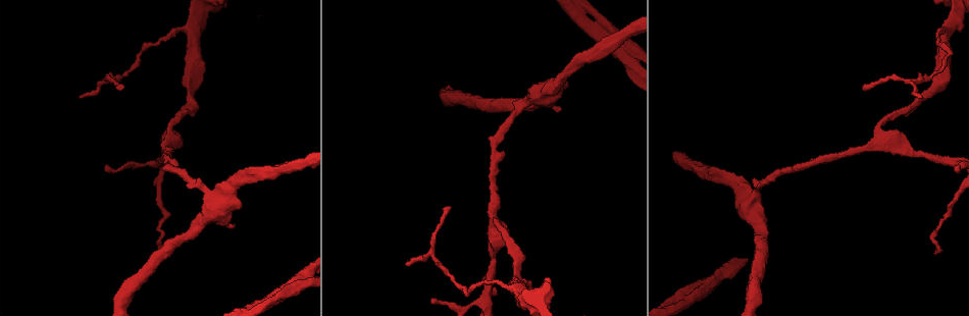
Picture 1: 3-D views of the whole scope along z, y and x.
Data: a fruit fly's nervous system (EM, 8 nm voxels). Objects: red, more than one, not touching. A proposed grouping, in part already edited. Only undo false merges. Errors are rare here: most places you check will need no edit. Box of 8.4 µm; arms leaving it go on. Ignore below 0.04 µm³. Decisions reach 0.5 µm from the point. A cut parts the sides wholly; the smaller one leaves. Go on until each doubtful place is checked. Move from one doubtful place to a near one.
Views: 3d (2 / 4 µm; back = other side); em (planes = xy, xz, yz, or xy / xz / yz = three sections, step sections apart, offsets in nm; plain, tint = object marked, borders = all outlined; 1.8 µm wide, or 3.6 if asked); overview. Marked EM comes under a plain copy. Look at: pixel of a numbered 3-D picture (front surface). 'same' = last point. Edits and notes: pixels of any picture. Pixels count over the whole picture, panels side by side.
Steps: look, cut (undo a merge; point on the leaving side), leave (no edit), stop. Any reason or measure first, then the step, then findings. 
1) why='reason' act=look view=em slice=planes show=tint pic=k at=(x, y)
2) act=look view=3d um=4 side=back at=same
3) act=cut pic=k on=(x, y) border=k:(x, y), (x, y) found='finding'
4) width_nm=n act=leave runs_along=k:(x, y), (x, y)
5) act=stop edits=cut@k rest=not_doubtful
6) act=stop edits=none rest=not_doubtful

act=look view=em slice=xy step=16 show=tint pic=1 at=(627, 59)

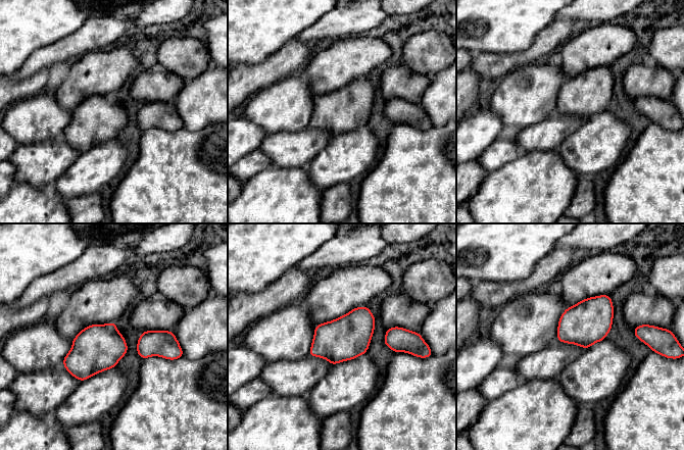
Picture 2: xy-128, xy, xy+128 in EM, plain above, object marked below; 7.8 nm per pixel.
why='another direction' act=look view=em slice=planes show=tint at=same

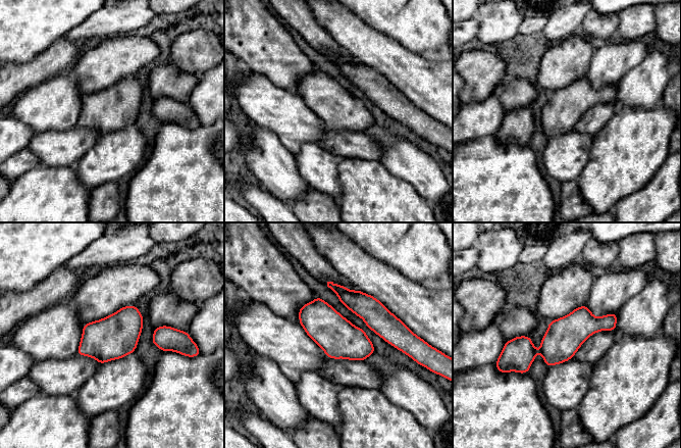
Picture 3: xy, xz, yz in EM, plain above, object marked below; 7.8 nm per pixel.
act=leave runs_along=3:(614, 315), (552, 349), (507, 348) found='one neuron here'

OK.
why='closes a loop' act=look view=em slice=planes show=tint pic=1 at=(601, 17)

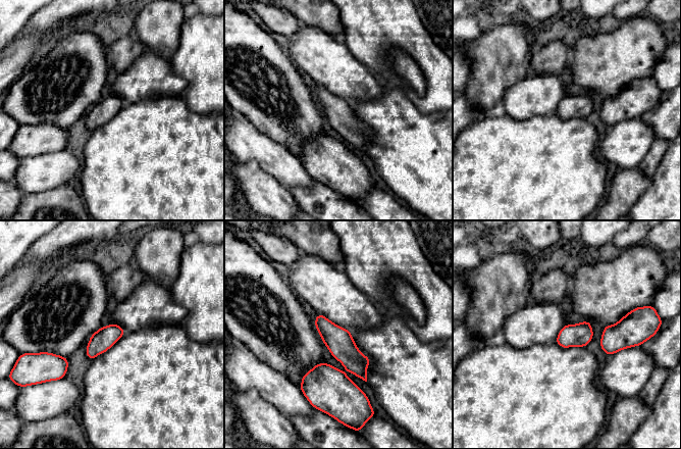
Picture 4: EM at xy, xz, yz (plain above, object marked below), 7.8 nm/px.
width_nm=180 act=leave found='one neuron here'

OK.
why='calibre changes' act=look view=em slice=planes show=tint pic=1 at=(193, 33)

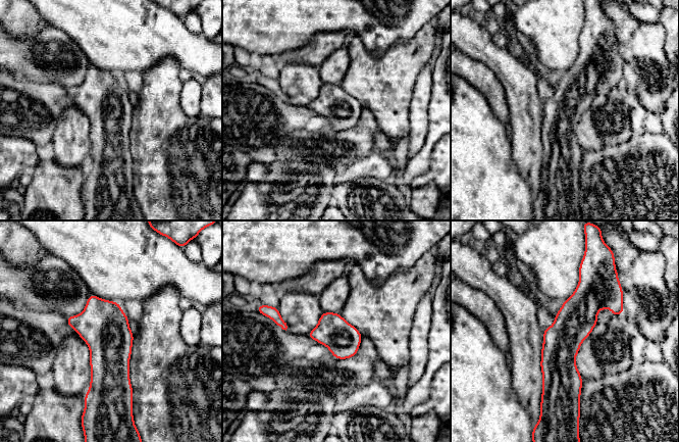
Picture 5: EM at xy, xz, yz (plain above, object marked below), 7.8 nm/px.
width_nm=280 act=leave runs_along=5:(583, 277), (560, 396) found='one neuron here'

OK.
act=stop edits=none rest=not_doubtful

